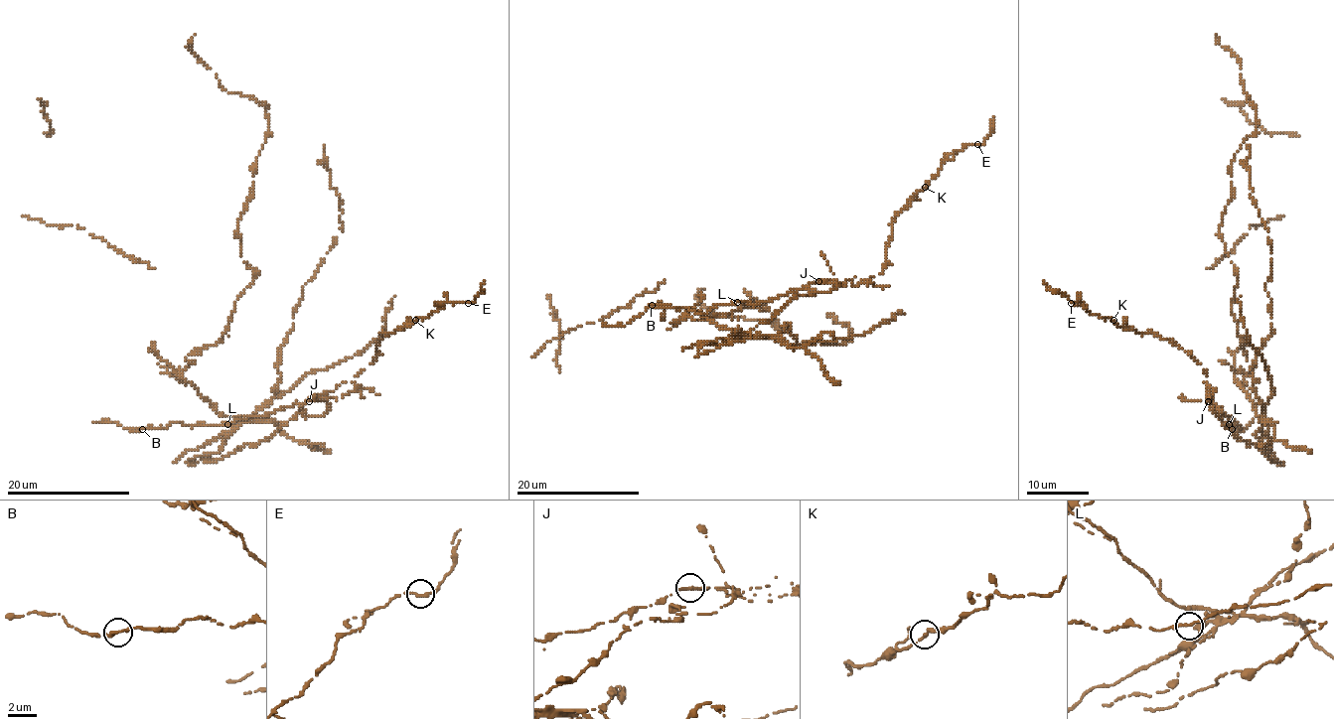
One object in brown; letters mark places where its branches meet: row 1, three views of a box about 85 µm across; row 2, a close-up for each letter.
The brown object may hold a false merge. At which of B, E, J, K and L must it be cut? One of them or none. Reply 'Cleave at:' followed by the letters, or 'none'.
Cleave at: J

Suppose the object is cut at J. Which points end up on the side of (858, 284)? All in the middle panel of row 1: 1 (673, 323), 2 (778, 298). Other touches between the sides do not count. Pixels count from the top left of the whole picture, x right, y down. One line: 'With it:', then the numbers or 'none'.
With it: 1

